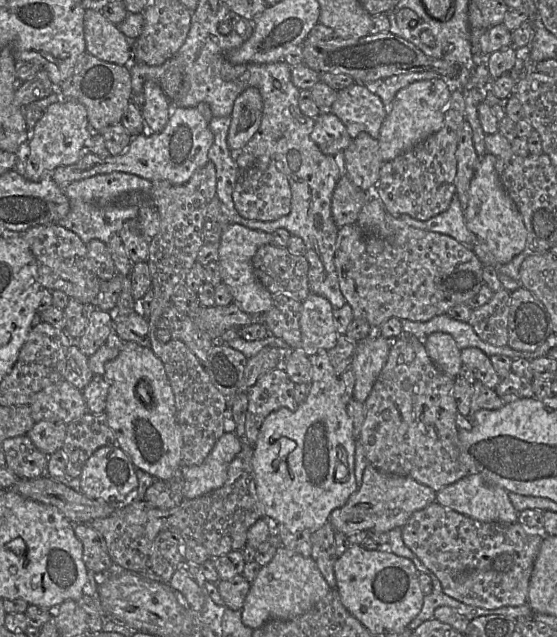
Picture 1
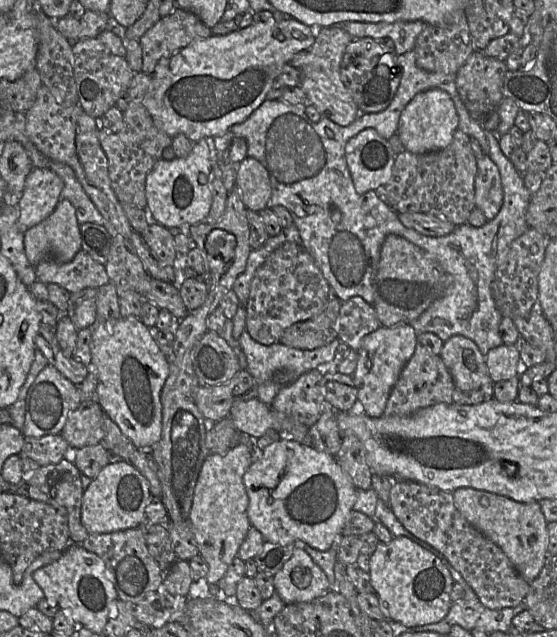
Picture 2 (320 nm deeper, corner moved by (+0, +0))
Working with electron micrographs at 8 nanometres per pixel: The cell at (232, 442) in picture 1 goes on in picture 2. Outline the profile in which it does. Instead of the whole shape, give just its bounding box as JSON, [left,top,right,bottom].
[188,442,254,599]

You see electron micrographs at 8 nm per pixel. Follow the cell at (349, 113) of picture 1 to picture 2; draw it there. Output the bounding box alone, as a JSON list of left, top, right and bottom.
[300,25,361,126]

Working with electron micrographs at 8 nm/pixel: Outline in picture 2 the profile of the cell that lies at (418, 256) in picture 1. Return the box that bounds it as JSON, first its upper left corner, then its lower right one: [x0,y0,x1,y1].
[374,235,443,326]

